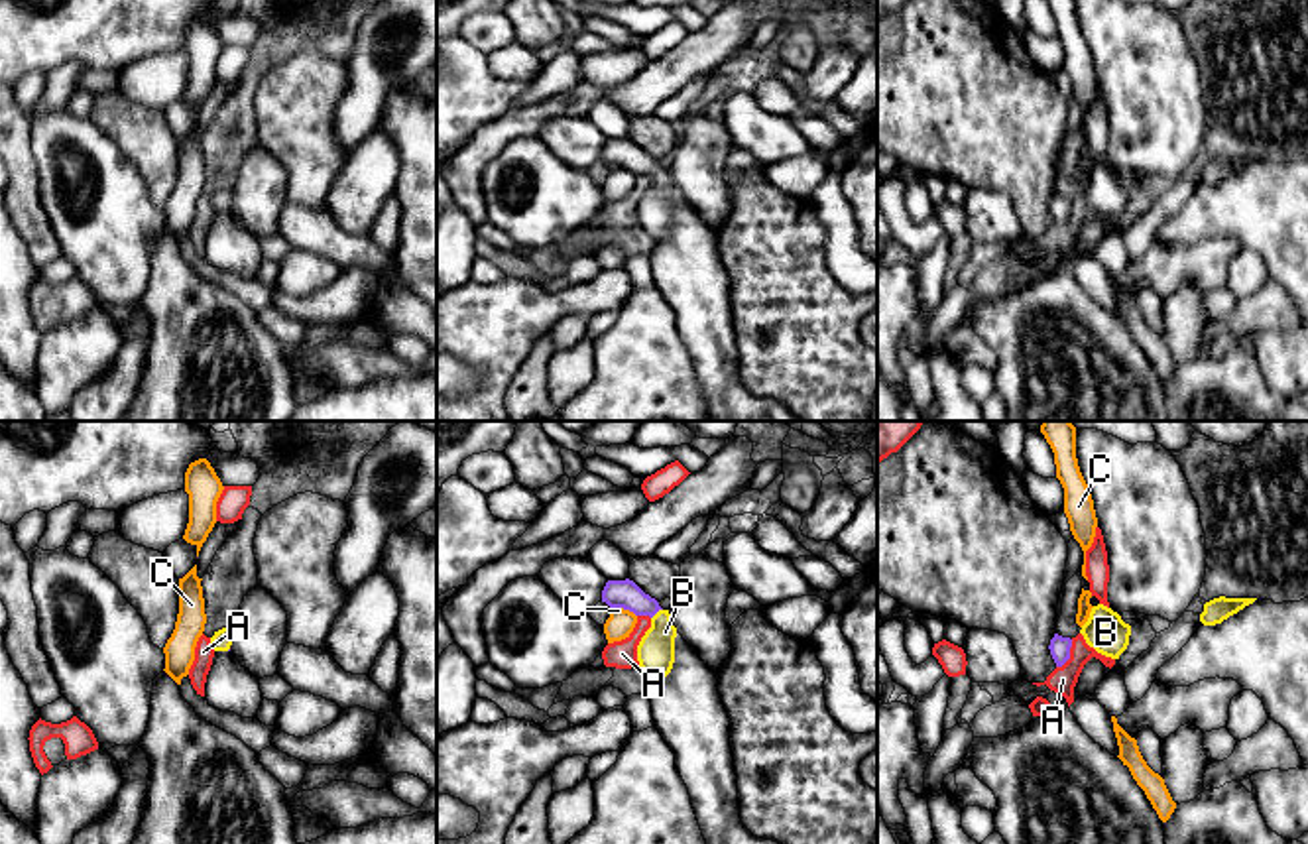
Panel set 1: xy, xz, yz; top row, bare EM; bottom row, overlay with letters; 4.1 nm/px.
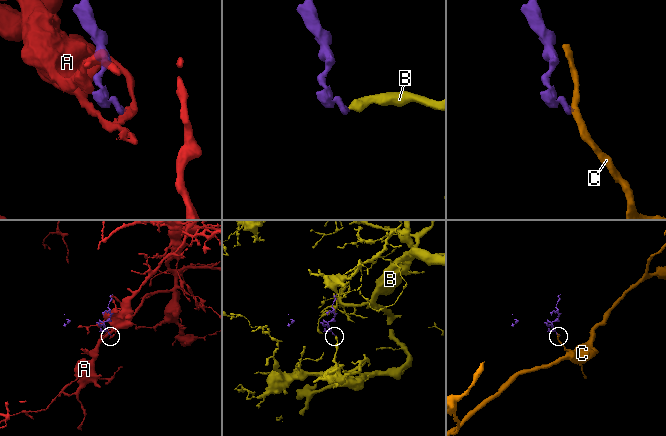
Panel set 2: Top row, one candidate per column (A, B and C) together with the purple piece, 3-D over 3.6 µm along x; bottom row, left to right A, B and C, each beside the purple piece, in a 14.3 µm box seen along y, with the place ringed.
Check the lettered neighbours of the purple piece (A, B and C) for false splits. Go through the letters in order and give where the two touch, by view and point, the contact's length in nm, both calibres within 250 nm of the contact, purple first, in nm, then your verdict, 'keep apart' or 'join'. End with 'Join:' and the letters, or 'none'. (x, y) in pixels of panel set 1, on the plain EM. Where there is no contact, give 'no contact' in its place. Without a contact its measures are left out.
A: yz (1069, 215) | 140 nm | 80/110 nm | keep apart
B: xz (655, 172) | 60 nm | 120/160 nm | join
C: xz (624, 168) | 110 nm | 120/110 nm | keep apart
Join: B

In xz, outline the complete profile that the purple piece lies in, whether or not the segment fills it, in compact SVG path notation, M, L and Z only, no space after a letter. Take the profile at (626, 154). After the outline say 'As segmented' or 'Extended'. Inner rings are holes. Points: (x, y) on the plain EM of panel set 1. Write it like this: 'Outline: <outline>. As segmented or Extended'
Outline: M608 140L602 150L602 161L612 169L624 167L635 175L649 175L651 187L637 205L639 226L653 238L665 238L675 222L675 197L669 169L663 169L655 157L645 153L633 140Z. Extended

